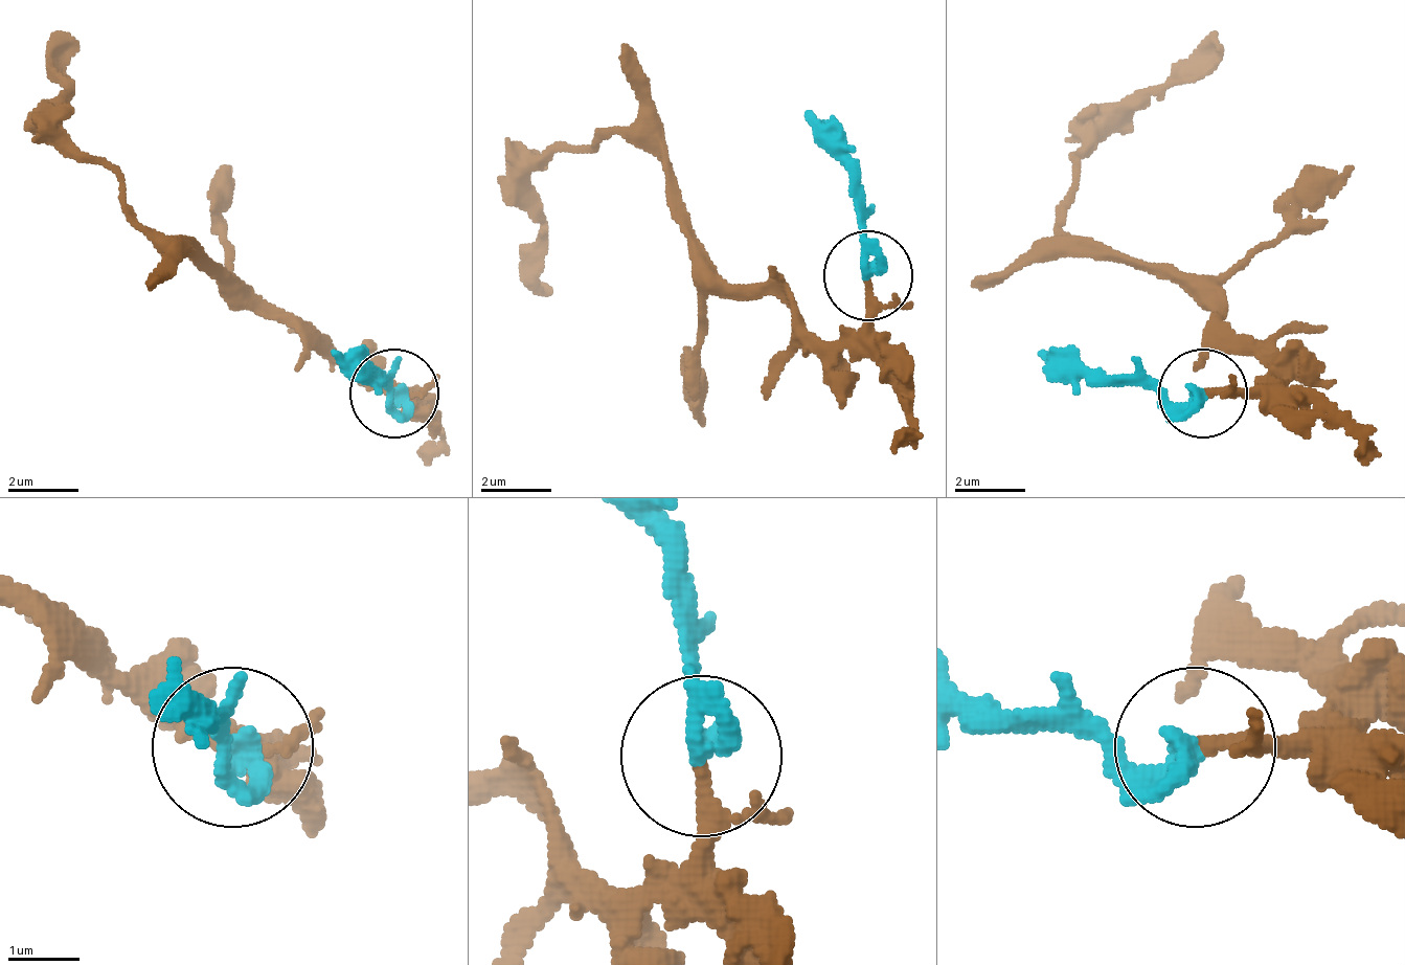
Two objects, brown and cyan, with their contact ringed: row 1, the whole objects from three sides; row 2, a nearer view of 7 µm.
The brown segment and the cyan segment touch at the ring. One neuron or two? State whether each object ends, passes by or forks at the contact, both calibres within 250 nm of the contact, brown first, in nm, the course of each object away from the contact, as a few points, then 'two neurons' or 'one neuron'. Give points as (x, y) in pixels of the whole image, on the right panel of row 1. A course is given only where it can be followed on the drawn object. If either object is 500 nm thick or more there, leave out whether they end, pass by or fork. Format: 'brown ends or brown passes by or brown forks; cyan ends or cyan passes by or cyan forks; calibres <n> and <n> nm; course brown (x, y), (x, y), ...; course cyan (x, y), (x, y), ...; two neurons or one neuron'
brown passes by; cyan passes by; calibres 160 and 240 nm; course brown (1200, 391), (1245, 391), (1271, 364), (1174, 275), (1103, 257), (1058, 212), (1075, 159), (1218, 35); course cyan (1200, 391), (1093, 382), (1040, 346); one neuron

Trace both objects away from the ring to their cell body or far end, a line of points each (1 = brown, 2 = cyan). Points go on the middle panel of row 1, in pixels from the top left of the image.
1: (865, 273), (865, 317), (820, 344), (696, 246), (670, 175), (607, 131), (527, 175), (527, 273), (545, 291)
2: (865, 273), (856, 166), (802, 113)

